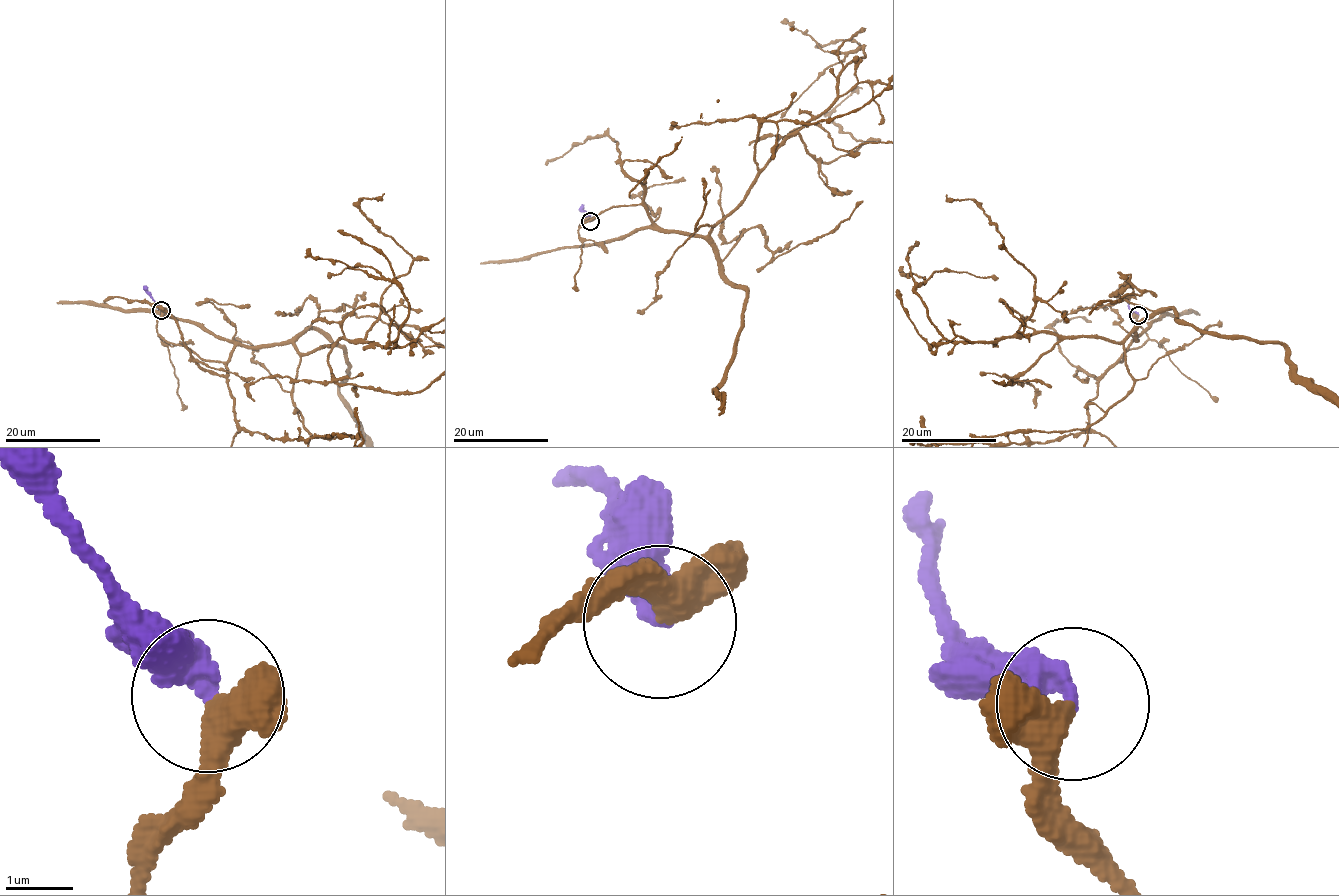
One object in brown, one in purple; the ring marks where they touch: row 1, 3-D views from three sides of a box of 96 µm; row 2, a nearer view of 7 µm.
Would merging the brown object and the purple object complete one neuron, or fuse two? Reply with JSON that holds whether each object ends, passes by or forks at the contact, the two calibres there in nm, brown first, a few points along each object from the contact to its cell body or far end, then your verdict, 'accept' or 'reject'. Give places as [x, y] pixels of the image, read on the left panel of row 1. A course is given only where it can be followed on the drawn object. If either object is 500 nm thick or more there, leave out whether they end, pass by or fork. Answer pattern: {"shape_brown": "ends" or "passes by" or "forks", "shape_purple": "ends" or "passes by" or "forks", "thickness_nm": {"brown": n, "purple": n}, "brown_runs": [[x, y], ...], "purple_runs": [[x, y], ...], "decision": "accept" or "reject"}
{"shape_brown": "passes by", "shape_purple": "ends", "thickness_nm": {"brown": 360, "purple": 400}, "brown_runs": [[162, 310], [158, 332], [201, 358], [312, 328], [345, 350]], "decision": "accept"}

